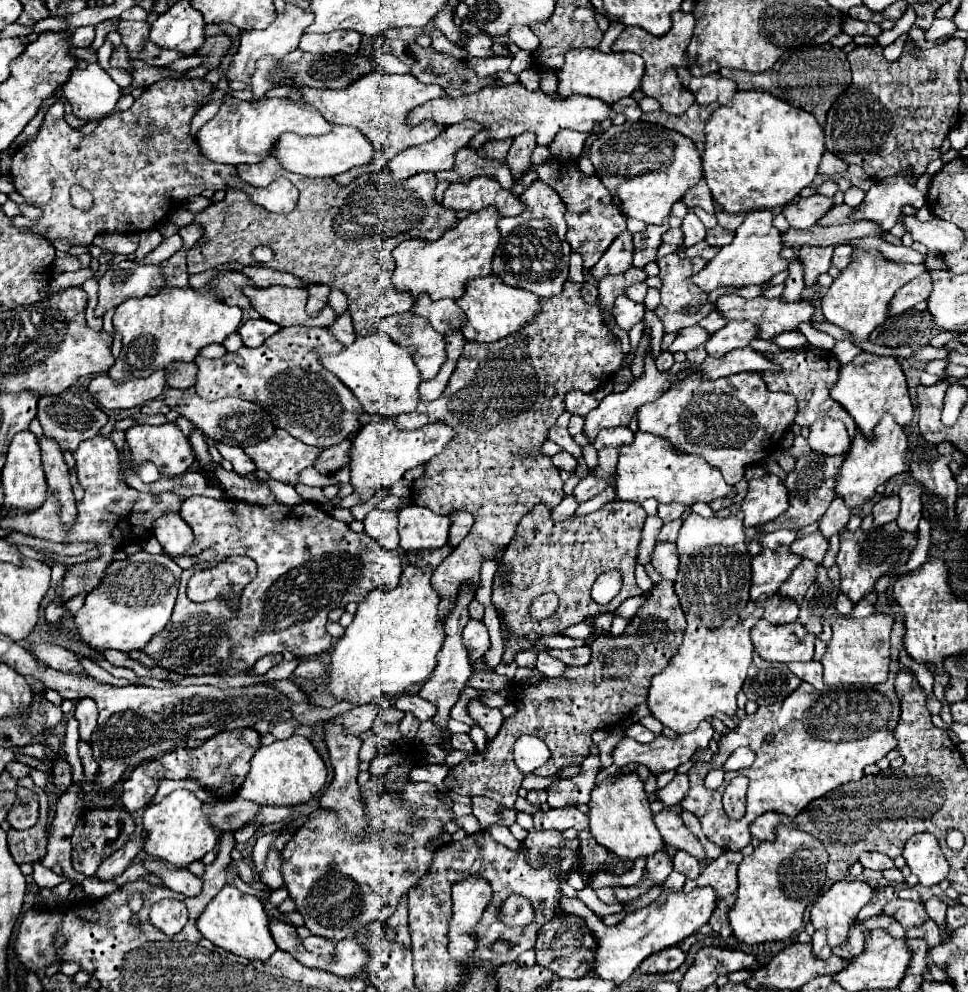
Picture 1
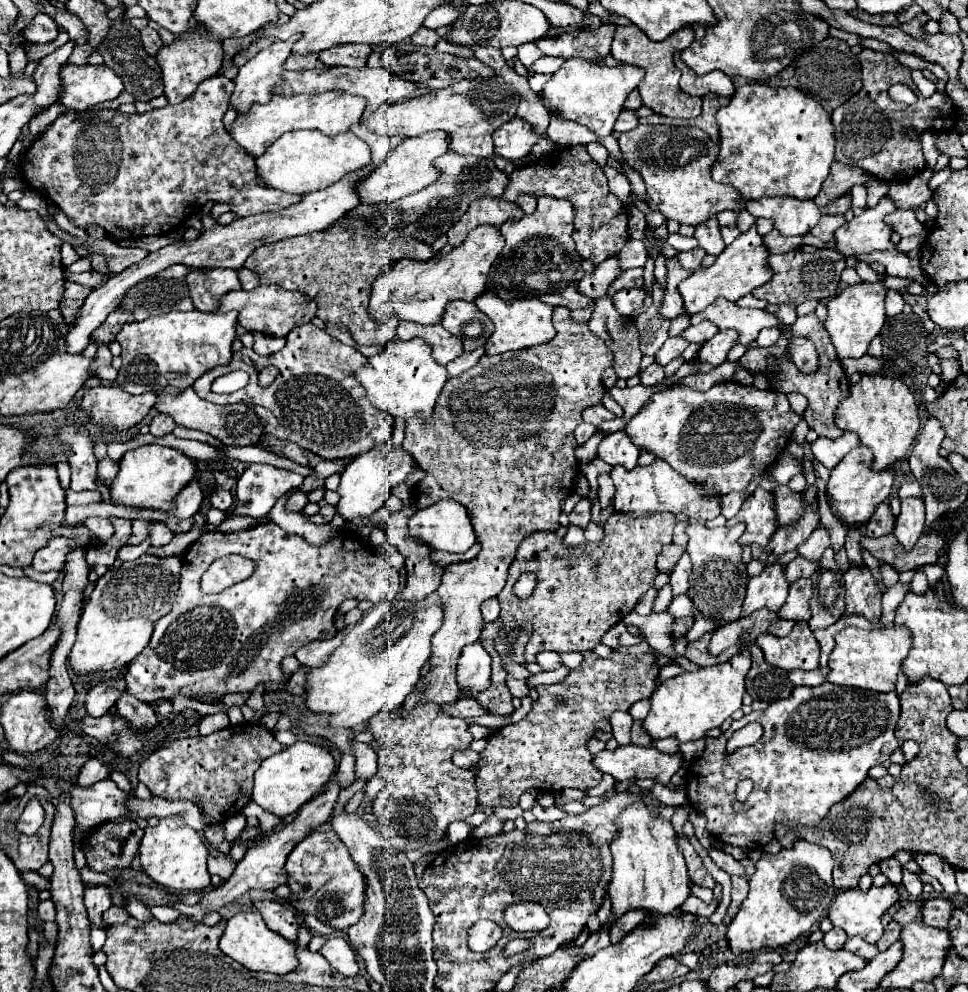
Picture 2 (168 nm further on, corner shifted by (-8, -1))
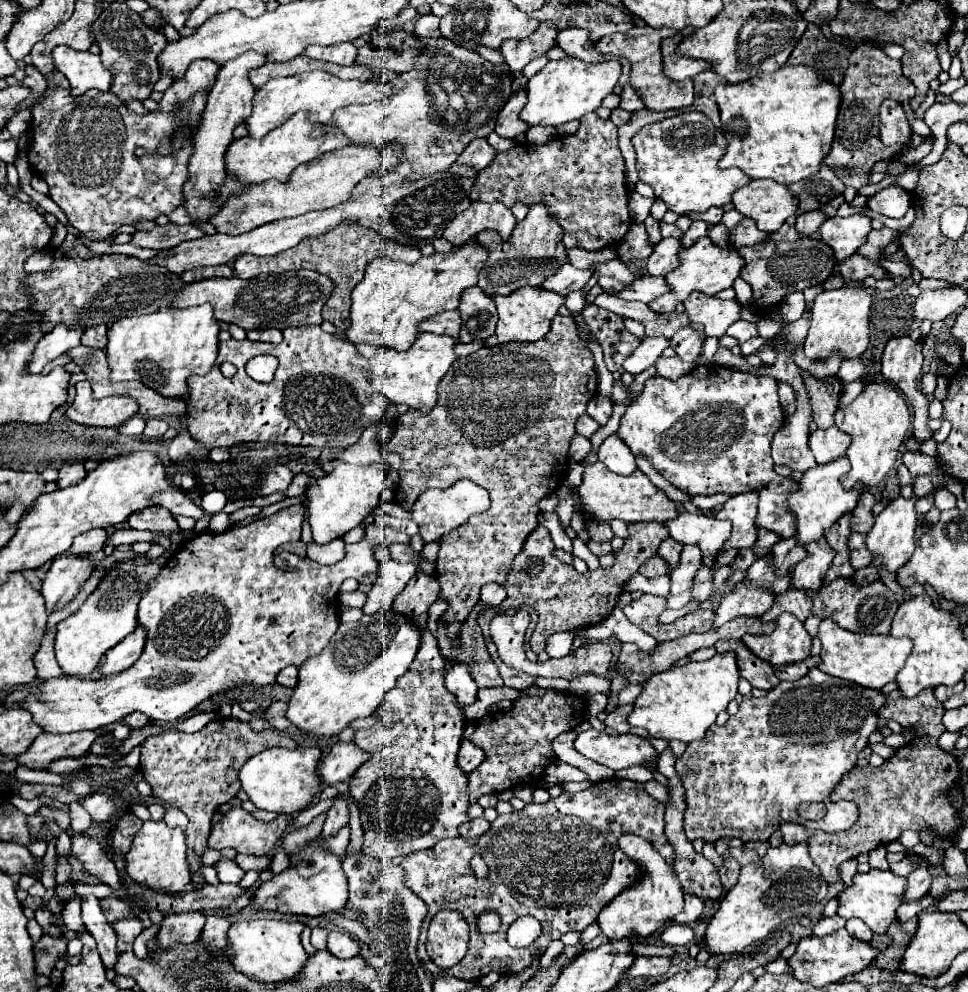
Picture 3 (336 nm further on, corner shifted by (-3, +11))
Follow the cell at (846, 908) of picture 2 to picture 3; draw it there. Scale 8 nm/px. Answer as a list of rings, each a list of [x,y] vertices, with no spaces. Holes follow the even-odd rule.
[[[870,870],[866,874],[854,876],[854,888],[844,890],[838,896],[838,916],[842,918],[860,918],[872,932],[884,934],[890,924],[898,922],[896,910],[902,904],[902,894],[906,890],[906,878],[894,876],[890,870]]]

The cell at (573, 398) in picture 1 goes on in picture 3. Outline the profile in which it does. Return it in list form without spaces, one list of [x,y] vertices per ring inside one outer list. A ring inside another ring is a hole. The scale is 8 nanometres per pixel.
[[[594,396],[590,402],[588,402],[588,414],[600,424],[604,426],[612,414],[612,402],[604,396]]]

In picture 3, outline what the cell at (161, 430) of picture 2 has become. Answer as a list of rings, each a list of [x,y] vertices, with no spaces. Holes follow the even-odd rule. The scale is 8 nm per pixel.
[[[148,418],[146,428],[144,428],[144,436],[146,438],[160,438],[166,430],[168,430],[168,422],[164,418]]]

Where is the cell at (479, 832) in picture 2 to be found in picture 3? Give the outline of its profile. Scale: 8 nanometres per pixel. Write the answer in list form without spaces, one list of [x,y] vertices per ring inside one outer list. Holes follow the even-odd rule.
[[[476,818],[476,820],[468,820],[466,824],[460,826],[460,834],[470,838],[470,840],[476,840],[478,836],[484,834],[484,830],[490,828],[490,822],[484,820],[484,818]]]

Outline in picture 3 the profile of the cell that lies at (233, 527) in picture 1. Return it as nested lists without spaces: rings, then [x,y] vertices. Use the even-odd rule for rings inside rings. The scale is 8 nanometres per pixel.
[[[300,504],[278,510],[276,514],[252,522],[244,528],[234,528],[222,534],[202,532],[192,540],[184,540],[180,550],[164,564],[160,576],[148,584],[148,590],[138,604],[138,622],[148,630],[146,648],[142,656],[124,672],[106,678],[78,678],[60,676],[38,684],[40,696],[30,694],[22,702],[12,706],[26,708],[36,724],[48,734],[68,734],[78,730],[96,730],[122,720],[132,712],[142,712],[156,722],[174,722],[186,716],[202,700],[212,694],[224,692],[236,684],[274,684],[282,668],[294,664],[302,666],[304,660],[318,656],[328,640],[338,630],[338,590],[346,578],[356,578],[360,584],[374,584],[380,574],[380,566],[374,560],[376,546],[408,544],[411,537],[388,526],[369,524],[364,538],[346,546],[346,556],[338,564],[322,566],[308,558],[302,560],[302,568],[280,570],[274,566],[274,550],[292,540],[300,540],[302,532],[302,508]]]

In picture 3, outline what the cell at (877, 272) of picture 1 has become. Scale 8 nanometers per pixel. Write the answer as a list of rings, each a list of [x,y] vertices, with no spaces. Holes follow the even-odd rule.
[[[842,286],[838,290],[824,290],[818,294],[812,308],[812,324],[804,342],[804,354],[814,362],[822,362],[834,352],[838,352],[844,360],[858,358],[868,348],[870,304],[870,294],[856,286]]]

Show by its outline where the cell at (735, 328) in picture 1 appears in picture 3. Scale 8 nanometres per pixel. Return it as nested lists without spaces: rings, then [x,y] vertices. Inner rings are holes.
[[[690,326],[680,328],[672,338],[670,338],[670,346],[674,348],[676,356],[684,362],[694,362],[700,354],[702,354],[702,338],[698,336],[698,332]]]

